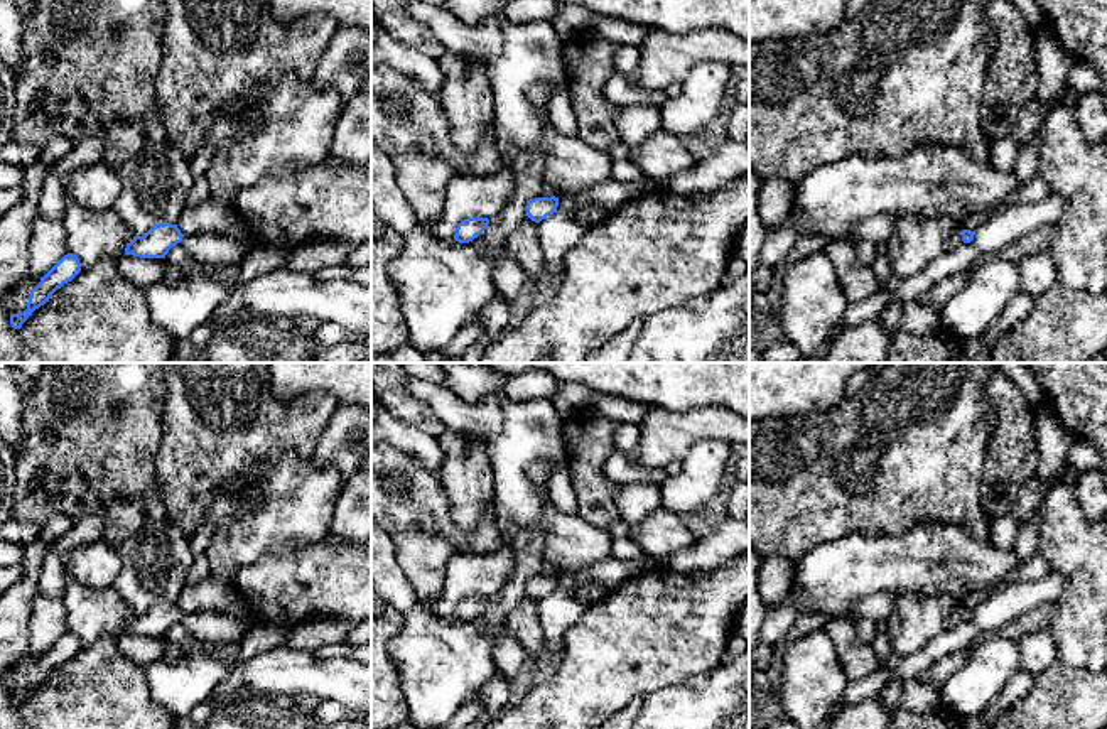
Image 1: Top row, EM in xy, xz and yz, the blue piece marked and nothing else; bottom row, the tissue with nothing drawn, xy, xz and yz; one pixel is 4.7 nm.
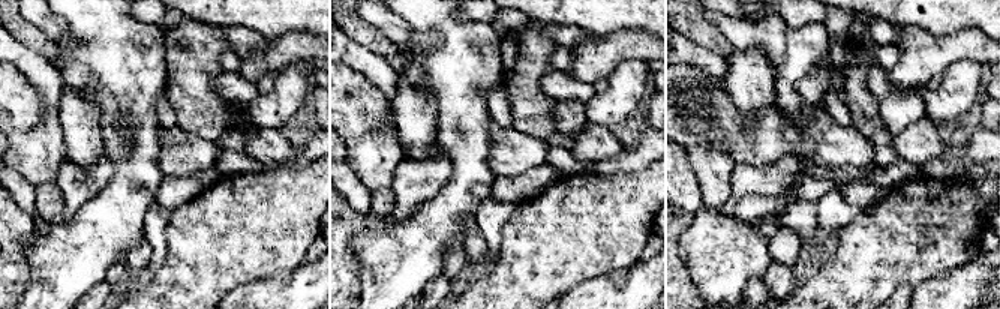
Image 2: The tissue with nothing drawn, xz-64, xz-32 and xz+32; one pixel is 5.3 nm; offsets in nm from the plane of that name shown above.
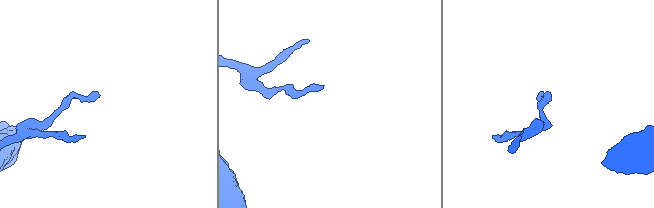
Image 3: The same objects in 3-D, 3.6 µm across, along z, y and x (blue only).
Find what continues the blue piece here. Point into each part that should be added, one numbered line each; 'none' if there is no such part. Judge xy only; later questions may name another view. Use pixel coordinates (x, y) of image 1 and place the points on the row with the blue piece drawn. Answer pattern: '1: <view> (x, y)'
none

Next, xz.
none

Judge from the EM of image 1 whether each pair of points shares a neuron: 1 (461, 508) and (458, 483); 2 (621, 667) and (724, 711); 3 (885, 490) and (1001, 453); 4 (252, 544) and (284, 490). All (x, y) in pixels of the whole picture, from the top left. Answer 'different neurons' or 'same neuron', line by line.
1: same neuron
2: different neurons
3: different neurons
4: same neuron

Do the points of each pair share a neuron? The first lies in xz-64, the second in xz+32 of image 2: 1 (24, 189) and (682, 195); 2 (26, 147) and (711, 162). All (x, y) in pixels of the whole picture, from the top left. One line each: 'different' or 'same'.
1: same
2: same

